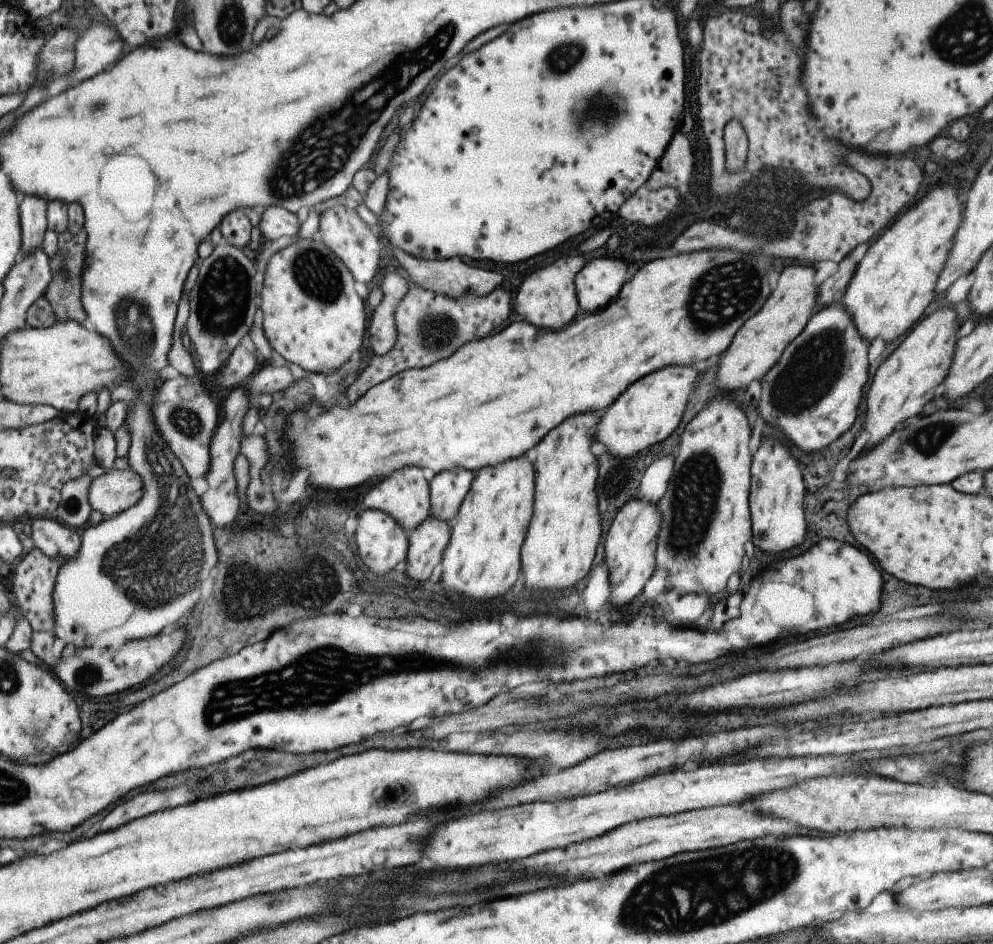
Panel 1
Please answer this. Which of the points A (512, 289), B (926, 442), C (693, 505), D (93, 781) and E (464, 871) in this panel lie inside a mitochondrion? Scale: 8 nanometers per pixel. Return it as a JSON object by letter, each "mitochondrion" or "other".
{"A":"other","B":"mitochondrion","C":"mitochondrion","D":"other","E":"other"}

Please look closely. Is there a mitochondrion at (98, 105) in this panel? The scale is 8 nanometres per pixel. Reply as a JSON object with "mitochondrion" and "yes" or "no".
{"mitochondrion":"yes"}

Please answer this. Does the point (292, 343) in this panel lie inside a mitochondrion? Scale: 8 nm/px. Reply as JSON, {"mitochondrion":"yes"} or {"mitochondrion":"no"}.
{"mitochondrion":"no"}

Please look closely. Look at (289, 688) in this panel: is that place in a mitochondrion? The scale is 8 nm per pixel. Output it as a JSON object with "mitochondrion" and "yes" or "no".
{"mitochondrion":"yes"}

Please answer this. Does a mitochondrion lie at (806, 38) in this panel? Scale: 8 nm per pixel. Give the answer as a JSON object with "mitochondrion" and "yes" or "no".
{"mitochondrion":"no"}

